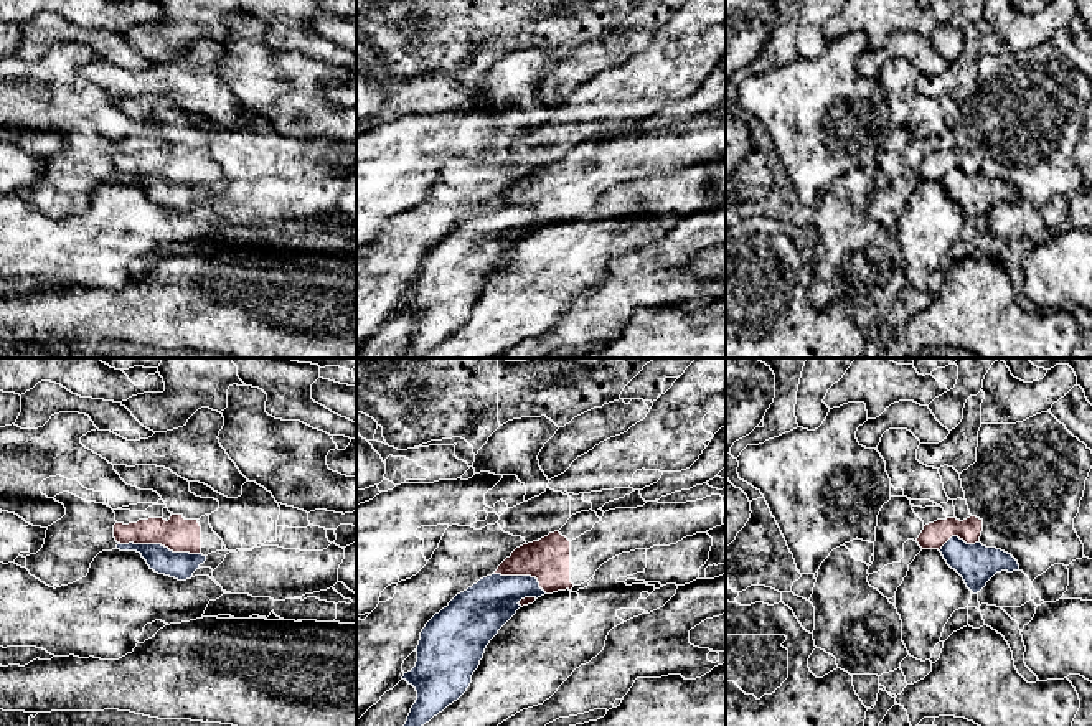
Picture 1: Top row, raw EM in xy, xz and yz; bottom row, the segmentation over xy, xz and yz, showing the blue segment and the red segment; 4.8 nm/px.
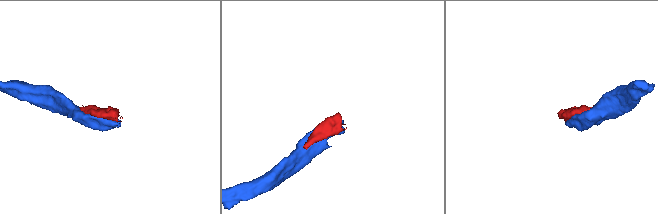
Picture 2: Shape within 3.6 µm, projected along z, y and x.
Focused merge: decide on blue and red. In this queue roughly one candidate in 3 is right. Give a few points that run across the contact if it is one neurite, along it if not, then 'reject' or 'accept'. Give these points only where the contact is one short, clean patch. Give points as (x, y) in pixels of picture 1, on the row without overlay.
reject

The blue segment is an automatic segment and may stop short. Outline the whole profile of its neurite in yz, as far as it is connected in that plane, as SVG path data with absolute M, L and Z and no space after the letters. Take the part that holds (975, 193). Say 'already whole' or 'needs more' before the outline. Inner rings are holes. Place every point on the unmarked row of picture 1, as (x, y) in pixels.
already whole | M952 167L940 183L973 224L980 223L996 203L1019 201L1019 195L1011 185L981 173L967 175L958 167Z

